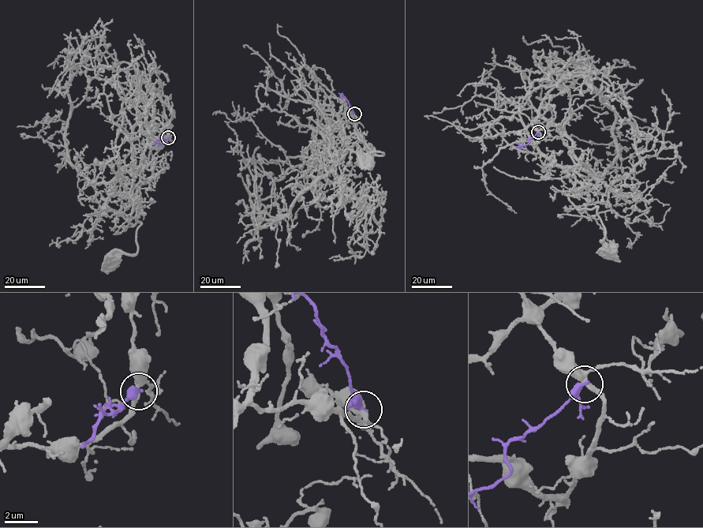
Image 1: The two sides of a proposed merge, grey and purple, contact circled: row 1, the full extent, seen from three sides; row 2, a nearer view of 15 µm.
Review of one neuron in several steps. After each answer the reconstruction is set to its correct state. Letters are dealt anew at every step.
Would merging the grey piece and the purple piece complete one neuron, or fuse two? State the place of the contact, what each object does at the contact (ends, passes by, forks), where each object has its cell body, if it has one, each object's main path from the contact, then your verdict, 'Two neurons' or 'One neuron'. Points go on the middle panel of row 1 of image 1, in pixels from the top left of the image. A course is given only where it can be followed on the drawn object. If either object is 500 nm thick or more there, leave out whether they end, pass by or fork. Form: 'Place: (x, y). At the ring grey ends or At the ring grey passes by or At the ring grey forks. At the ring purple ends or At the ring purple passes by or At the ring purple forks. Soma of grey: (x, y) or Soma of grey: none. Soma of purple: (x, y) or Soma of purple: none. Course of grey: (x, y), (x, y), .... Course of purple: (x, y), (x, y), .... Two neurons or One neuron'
Place: (354, 114). At the ring grey forks. At the ring purple passes by. Soma of grey: (363, 162). Soma of purple: none. Course of grey: (353, 114), (338, 114), (345, 144), (355, 132), (374, 155), (384, 154), (372, 151), (362, 159). Course of purple: (353, 114), (343, 95), (341, 98). Two neurons

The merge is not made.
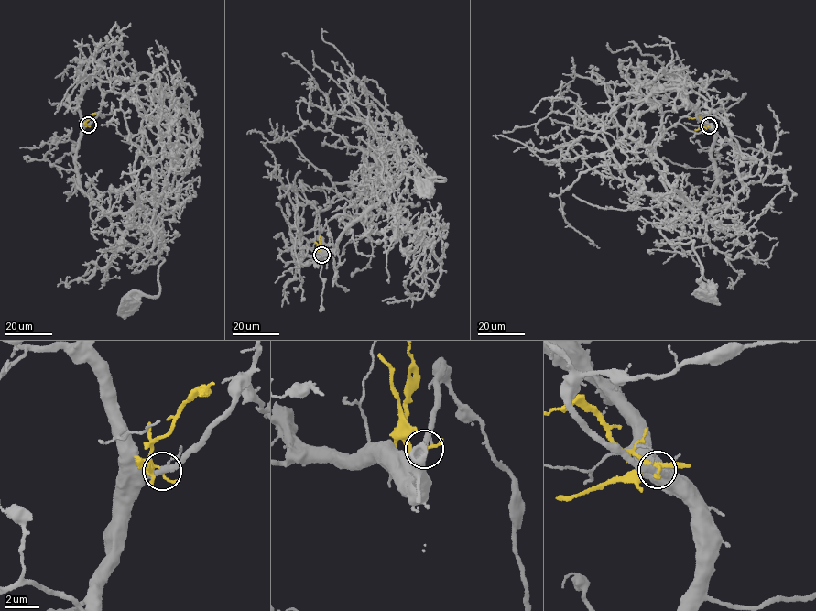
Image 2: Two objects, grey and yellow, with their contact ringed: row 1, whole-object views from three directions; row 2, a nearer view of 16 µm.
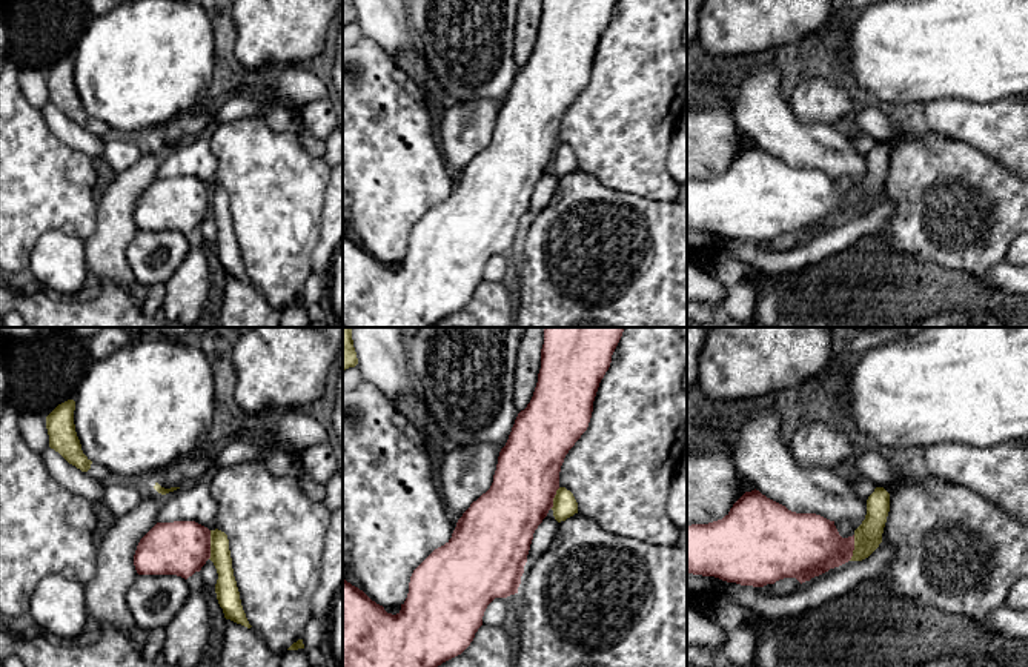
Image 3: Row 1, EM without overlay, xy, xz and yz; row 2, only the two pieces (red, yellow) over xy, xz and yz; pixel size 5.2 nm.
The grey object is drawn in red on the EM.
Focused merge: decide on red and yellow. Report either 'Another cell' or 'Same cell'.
Another cell

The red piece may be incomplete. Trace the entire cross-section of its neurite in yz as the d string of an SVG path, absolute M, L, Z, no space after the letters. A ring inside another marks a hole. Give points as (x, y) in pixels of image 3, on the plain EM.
M756 144L745 148L722 175L687 181L687 229L715 232L741 241L764 243L784 234L796 234L802 240L848 218L853 206L854 191L842 194L834 177L816 169L791 168Z

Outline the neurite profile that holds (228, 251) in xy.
M218 184L211 186L211 214L218 229L215 249L224 274L247 284L249 280L241 261L240 247L232 224L227 191Z

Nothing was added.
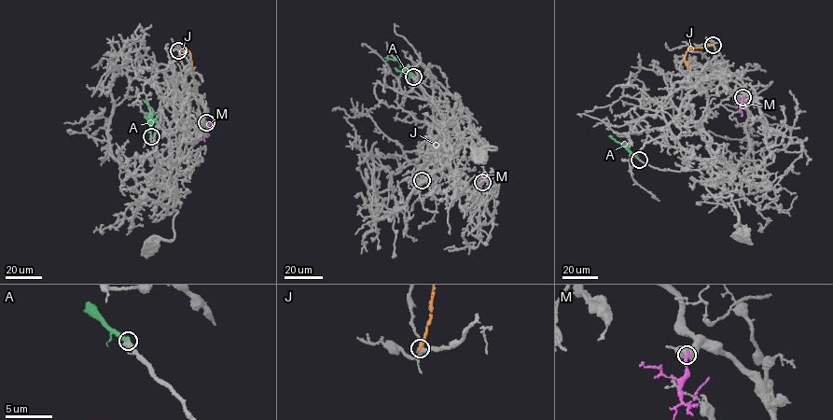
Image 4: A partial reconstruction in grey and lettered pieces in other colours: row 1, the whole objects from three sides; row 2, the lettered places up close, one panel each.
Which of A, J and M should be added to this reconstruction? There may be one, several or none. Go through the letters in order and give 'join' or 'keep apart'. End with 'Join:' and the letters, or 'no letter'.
A: join
J: keep apart
M: keep apart
Join: A

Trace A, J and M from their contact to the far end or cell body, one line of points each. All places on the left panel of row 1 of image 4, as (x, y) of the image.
A: (151, 136), (153, 112), (144, 99)
J: (178, 50), (187, 49), (189, 52), (189, 70)
M: (206, 122), (204, 141)

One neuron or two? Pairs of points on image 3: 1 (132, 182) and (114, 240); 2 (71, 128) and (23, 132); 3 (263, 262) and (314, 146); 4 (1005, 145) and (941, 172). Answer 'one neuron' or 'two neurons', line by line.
1: one neuron
2: two neurons
3: two neurons
4: two neurons

